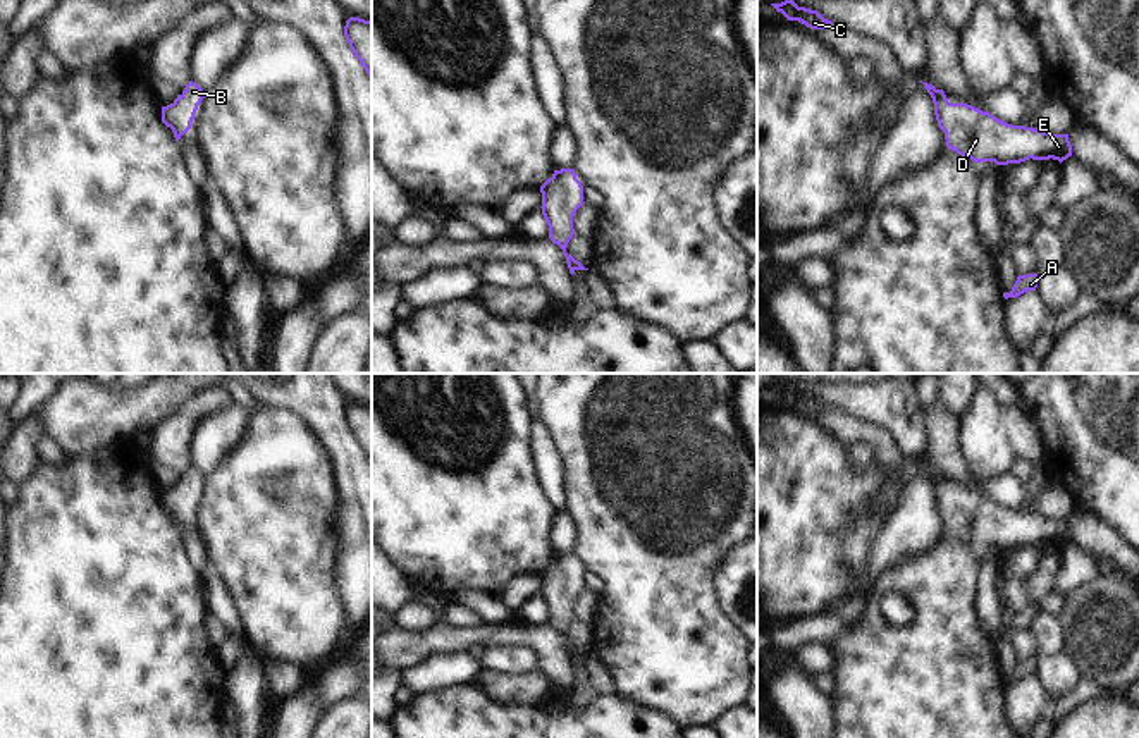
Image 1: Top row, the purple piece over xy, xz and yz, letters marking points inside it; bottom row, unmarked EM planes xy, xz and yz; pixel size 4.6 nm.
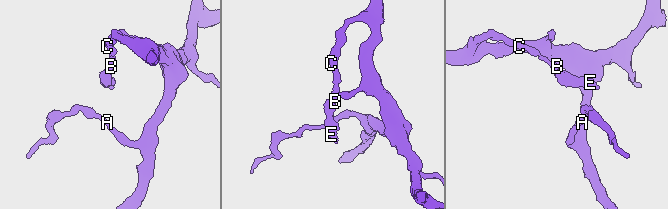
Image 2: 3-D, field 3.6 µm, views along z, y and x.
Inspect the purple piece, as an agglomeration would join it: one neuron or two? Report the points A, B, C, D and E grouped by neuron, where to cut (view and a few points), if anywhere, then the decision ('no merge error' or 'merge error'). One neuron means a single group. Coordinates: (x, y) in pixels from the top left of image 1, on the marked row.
A B C D E | no cut | no merge error

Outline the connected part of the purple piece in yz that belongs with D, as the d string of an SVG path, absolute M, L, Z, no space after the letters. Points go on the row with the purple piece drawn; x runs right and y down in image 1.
M922 83L934 103L938 127L946 146L972 162L996 165L1072 157L1068 134L1050 134L1041 129L1007 124L989 112L967 103L950 103L943 89Z

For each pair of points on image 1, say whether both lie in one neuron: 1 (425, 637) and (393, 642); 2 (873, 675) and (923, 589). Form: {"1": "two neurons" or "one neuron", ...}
{"1": "one neuron", "2": "one neuron"}

